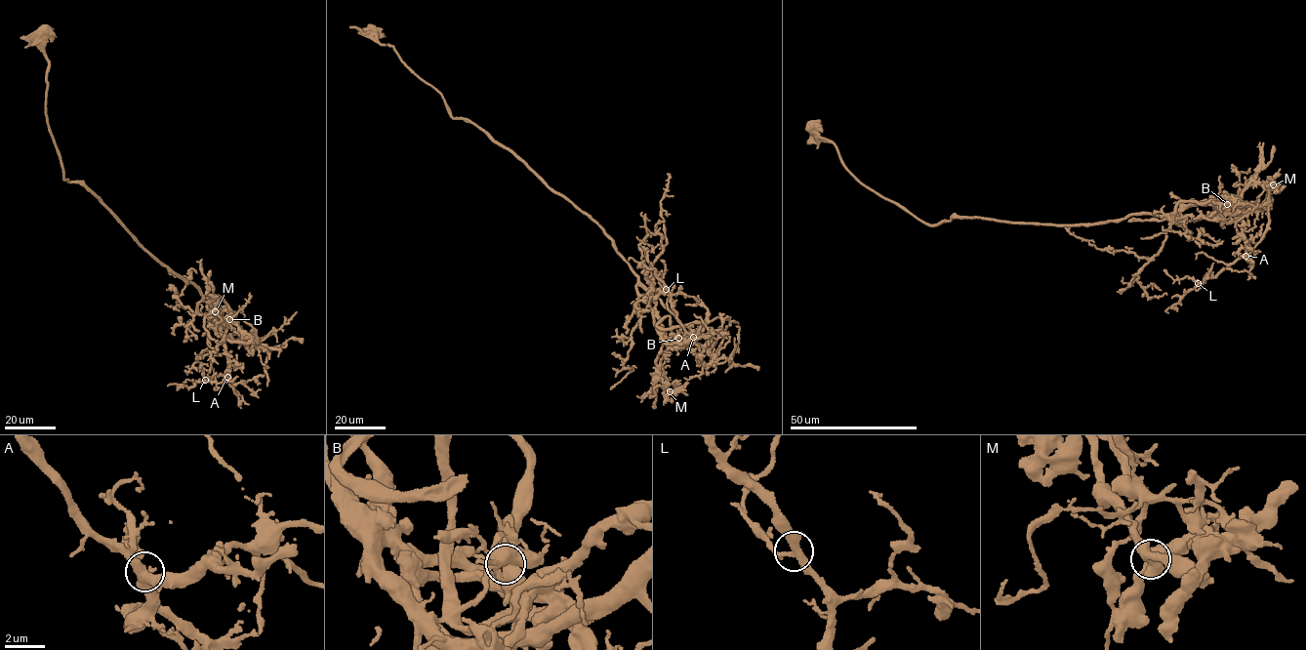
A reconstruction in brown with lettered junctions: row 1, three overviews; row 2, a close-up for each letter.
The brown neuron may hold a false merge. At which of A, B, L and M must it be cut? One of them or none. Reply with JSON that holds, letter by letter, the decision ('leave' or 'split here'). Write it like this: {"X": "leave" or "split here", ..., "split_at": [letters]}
{"A": "leave", "B": "leave", "L": "leave", "M": "leave", "split_at": []}

